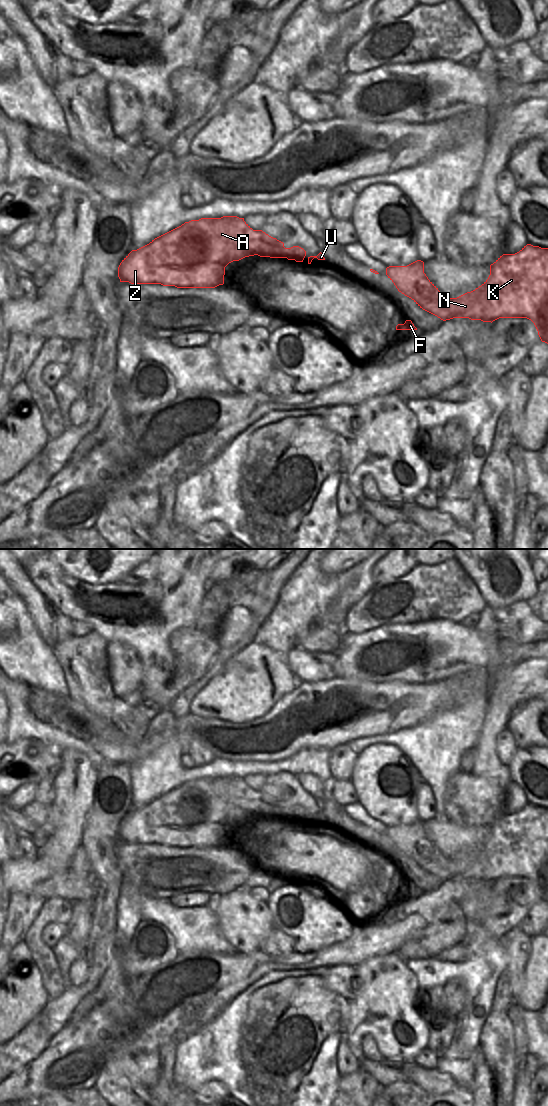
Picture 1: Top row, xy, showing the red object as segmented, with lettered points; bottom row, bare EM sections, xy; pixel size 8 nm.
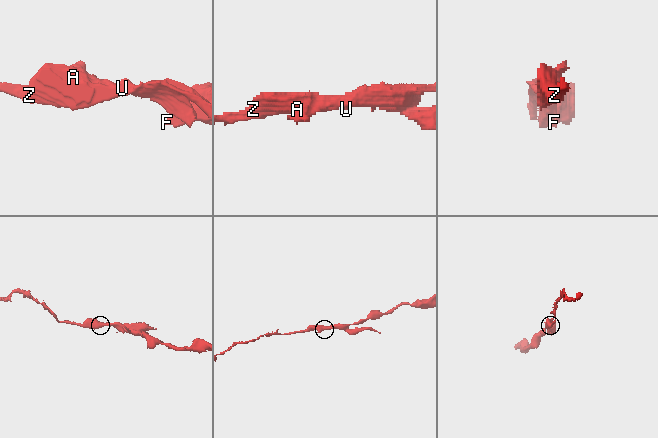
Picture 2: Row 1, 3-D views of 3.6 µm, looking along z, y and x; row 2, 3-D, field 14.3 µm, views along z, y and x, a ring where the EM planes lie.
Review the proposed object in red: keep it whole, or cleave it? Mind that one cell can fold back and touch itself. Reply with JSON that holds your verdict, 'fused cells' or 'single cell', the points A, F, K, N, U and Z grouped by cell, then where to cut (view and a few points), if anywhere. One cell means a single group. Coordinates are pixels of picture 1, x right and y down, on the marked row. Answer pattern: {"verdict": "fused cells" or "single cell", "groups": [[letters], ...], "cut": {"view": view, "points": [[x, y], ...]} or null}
{"verdict": "fused cells", "groups": [["A", "U", "Z"], ["F", "K", "N"]], "cut": {"view": "xy", "points": [[448, 299], [450, 318]]}}

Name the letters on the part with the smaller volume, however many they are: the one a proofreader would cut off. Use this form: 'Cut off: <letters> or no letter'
Cut off: F, K, N

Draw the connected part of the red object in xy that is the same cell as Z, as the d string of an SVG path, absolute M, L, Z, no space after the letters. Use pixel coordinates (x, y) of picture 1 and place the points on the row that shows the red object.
M237 216L201 218L185 222L181 226L155 238L149 244L137 250L132 250L120 263L118 277L120 282L131 284L161 284L177 288L215 288L224 284L225 267L229 263L254 255L287 258L288 260L303 262L306 251L299 246L285 248L283 242L269 236L262 230L253 230L244 221L244 218Z

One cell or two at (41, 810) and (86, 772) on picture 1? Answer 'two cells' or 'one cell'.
two cells

